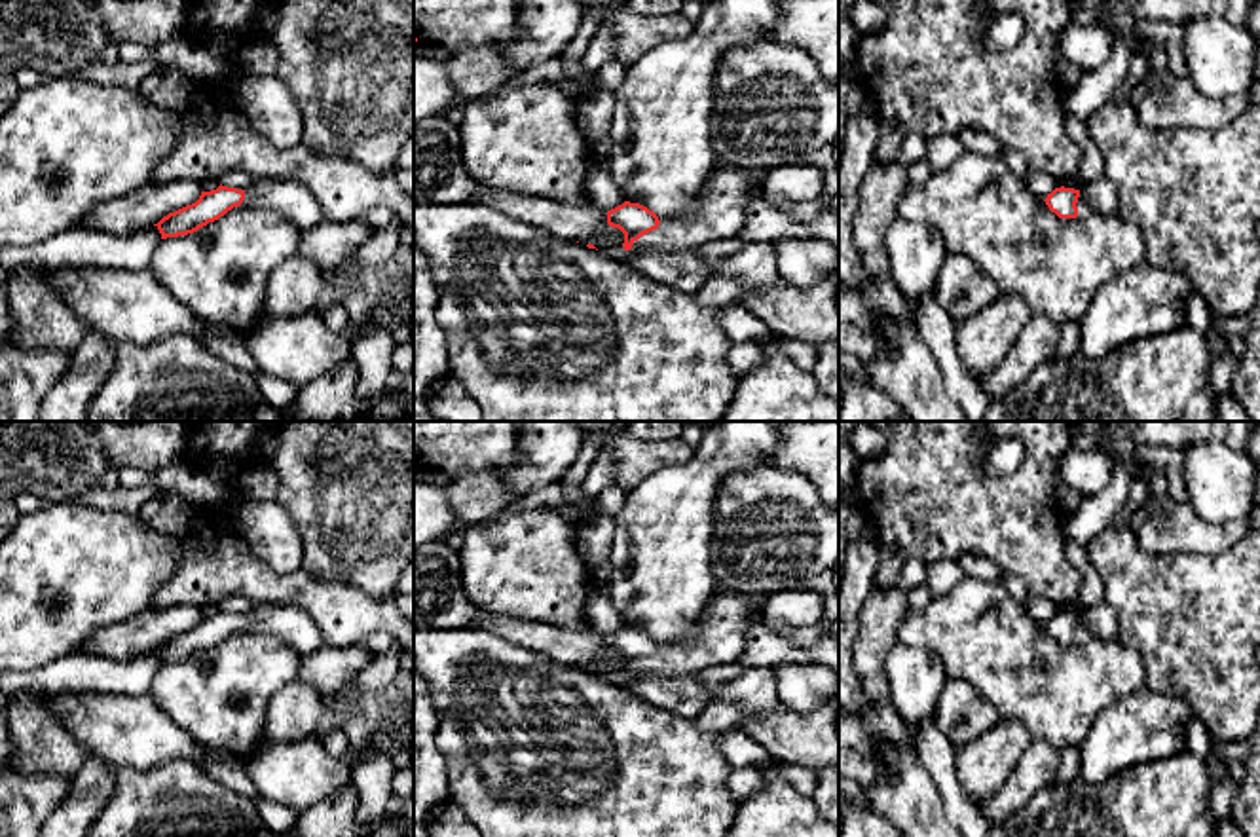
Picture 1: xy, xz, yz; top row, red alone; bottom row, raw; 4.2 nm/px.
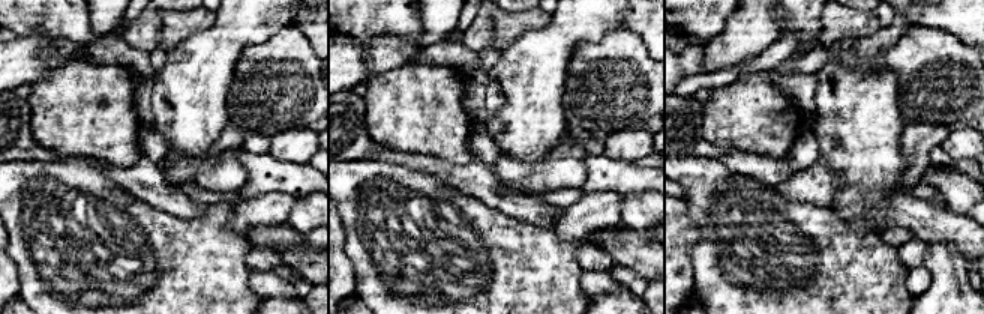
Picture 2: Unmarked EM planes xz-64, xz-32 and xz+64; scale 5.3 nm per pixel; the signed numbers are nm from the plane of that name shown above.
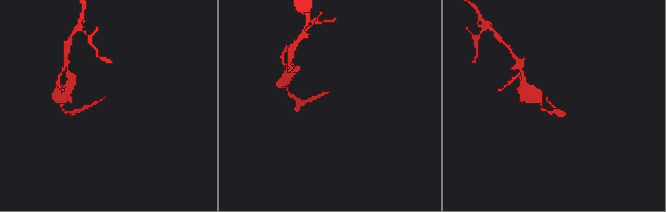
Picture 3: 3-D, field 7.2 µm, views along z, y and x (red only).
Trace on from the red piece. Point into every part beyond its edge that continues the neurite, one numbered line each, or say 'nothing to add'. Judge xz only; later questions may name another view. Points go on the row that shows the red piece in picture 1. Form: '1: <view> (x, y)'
1: xz (722, 204)

